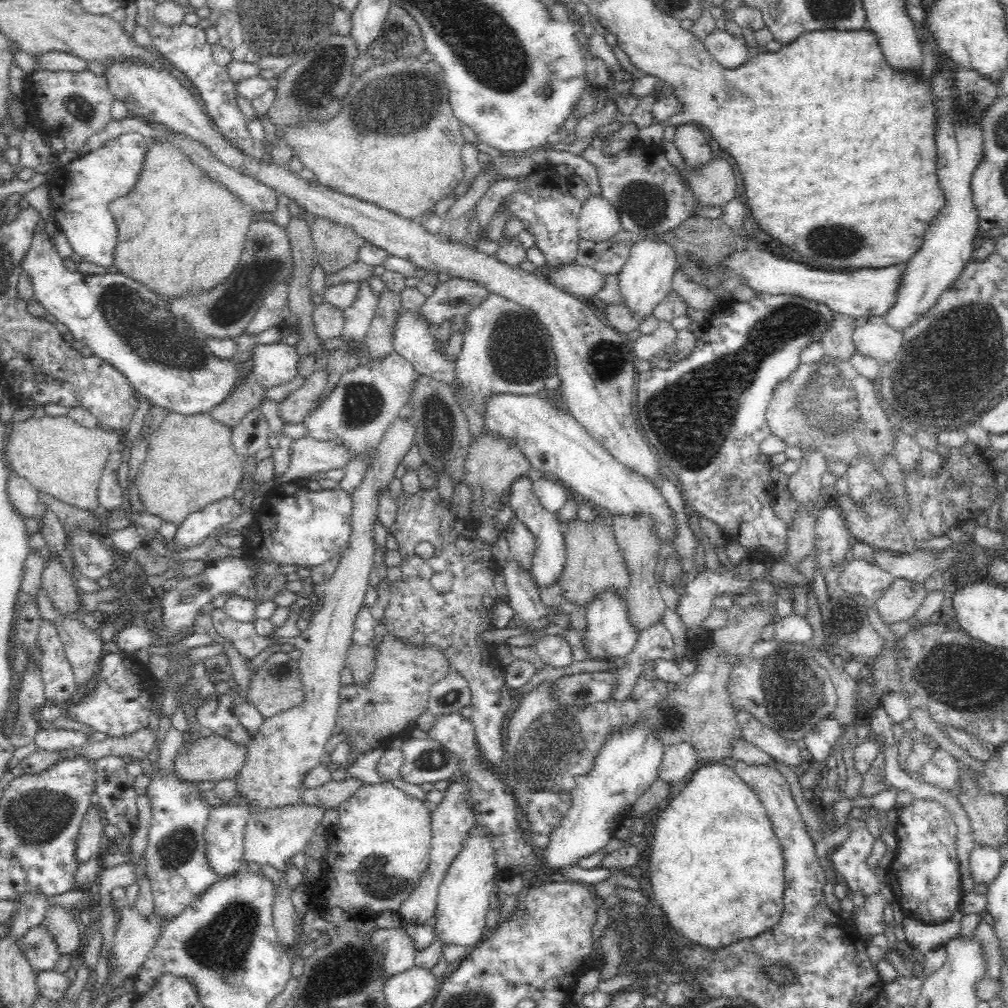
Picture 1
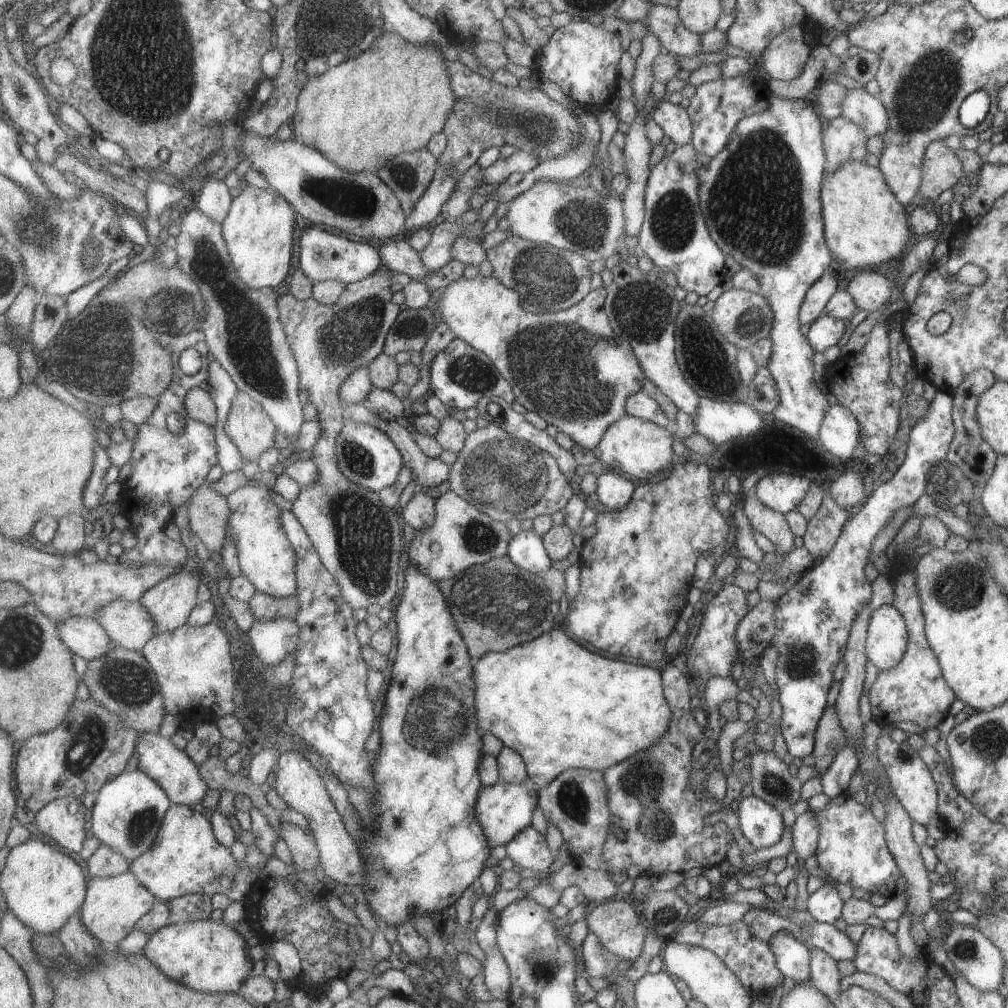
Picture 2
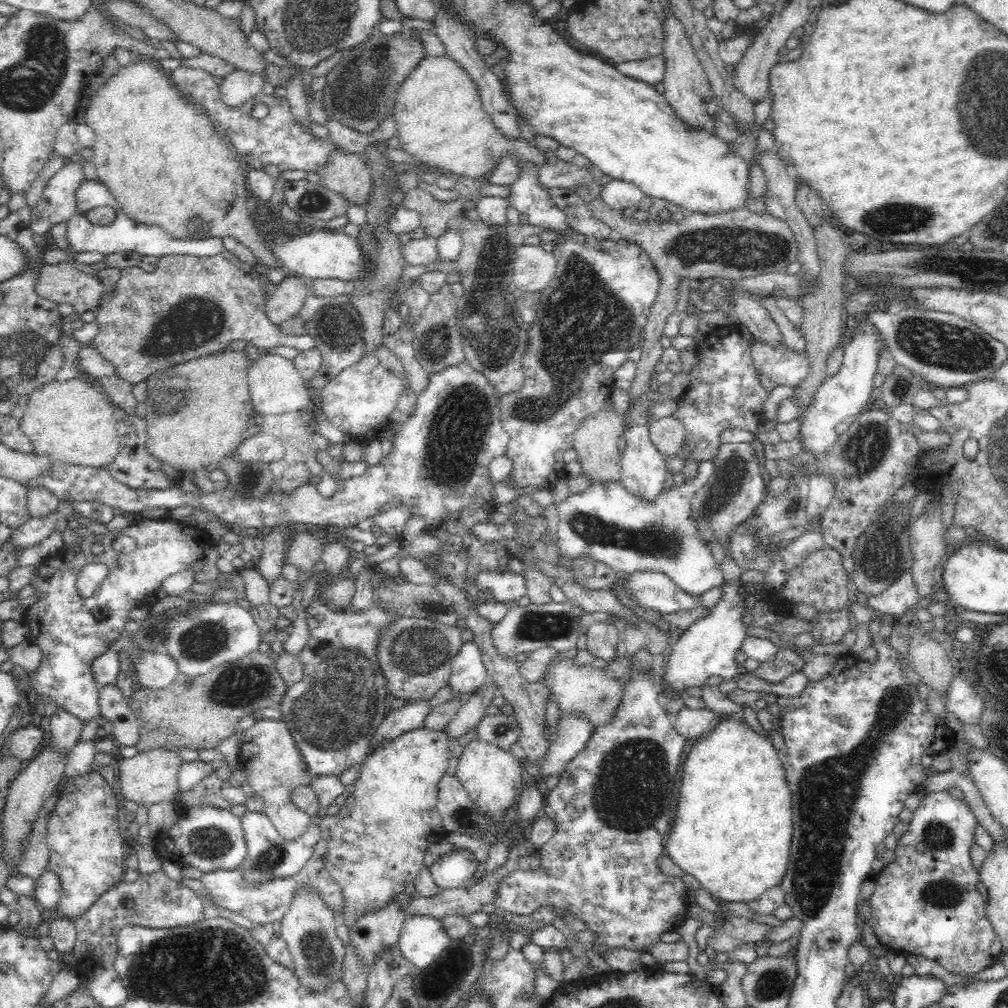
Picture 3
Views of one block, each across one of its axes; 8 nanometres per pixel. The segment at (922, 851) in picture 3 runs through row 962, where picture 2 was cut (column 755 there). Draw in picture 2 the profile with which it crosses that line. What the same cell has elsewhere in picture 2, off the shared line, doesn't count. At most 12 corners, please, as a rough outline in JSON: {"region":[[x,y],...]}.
{"region":[[742,920],[691,921],[676,943],[710,950],[753,996],[781,986],[768,944]]}

